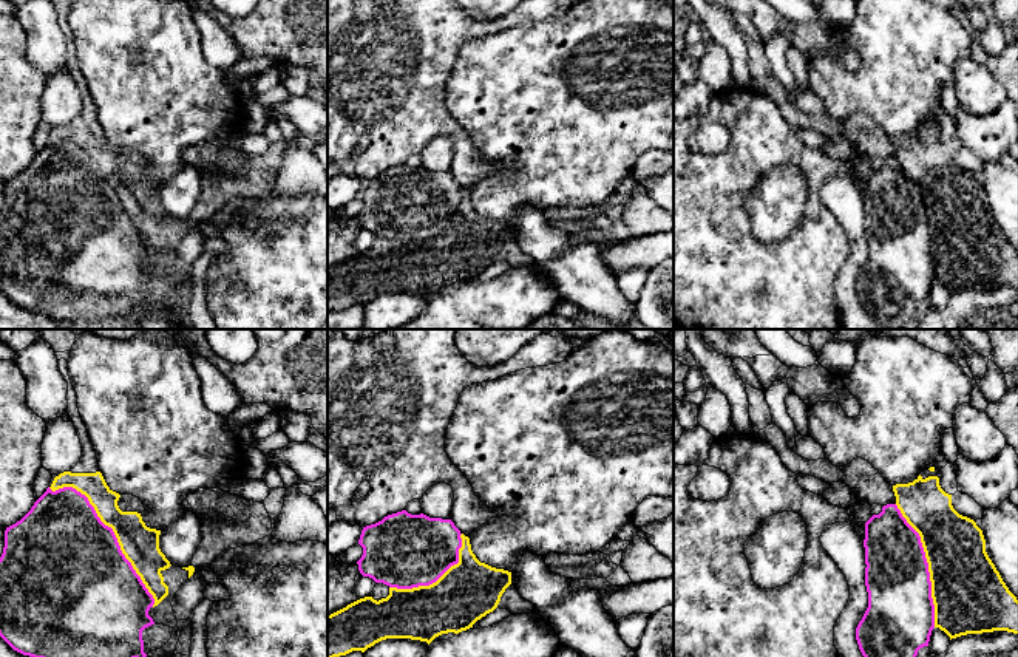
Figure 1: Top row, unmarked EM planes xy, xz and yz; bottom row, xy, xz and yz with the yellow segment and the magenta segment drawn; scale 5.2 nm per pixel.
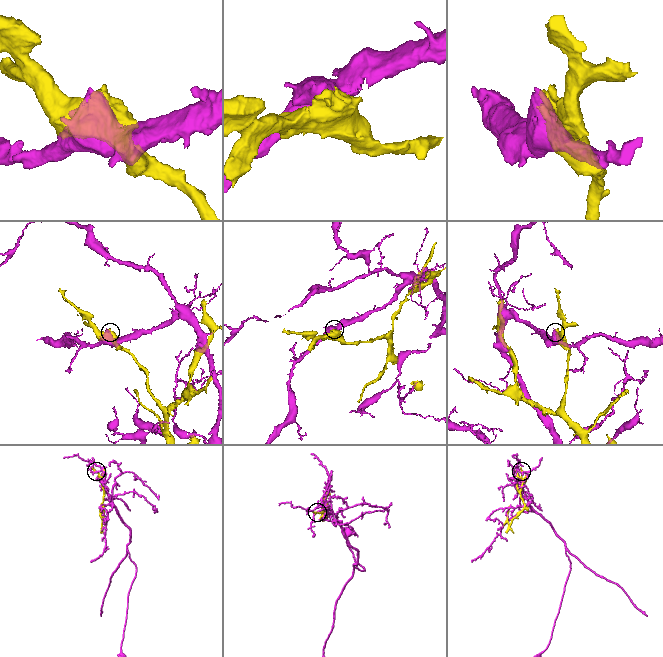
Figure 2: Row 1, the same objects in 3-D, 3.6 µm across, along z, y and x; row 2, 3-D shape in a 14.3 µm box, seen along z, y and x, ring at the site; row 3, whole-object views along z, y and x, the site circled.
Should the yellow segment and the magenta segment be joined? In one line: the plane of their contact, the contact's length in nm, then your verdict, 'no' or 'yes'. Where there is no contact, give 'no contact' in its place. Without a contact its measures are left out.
meets yellow in xy; contact 850 nm long; no

